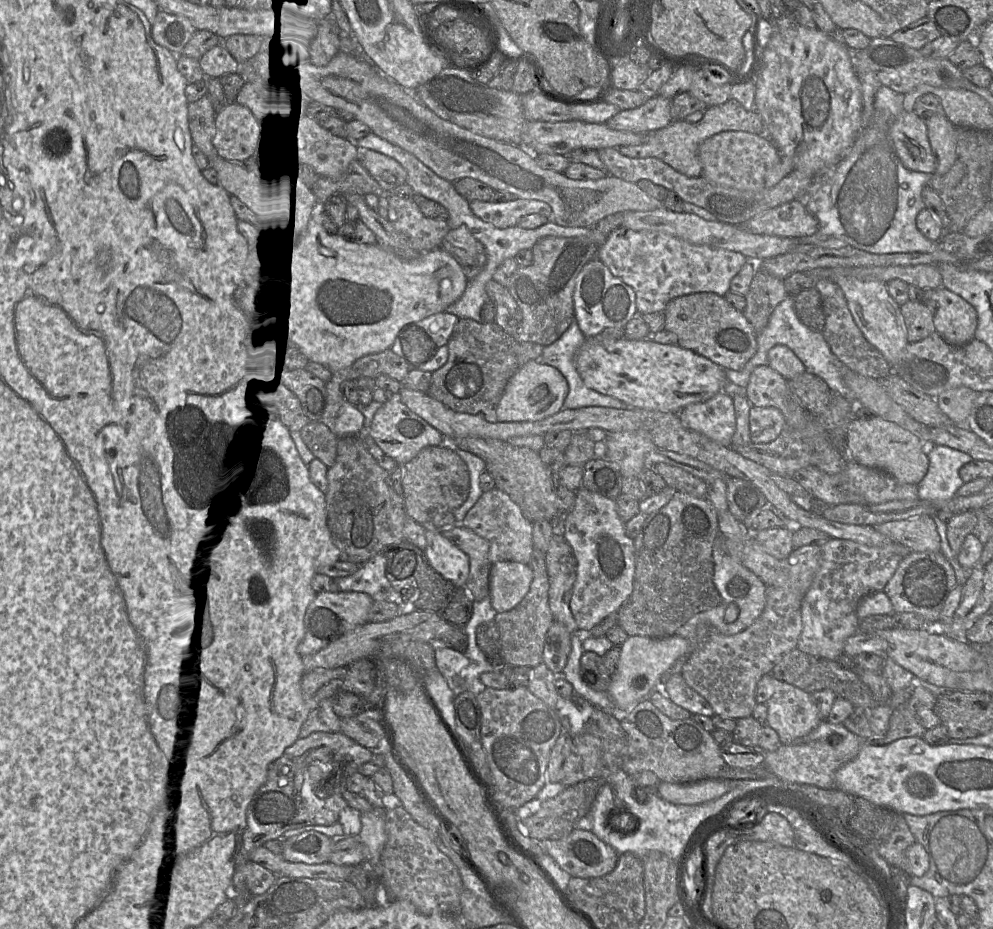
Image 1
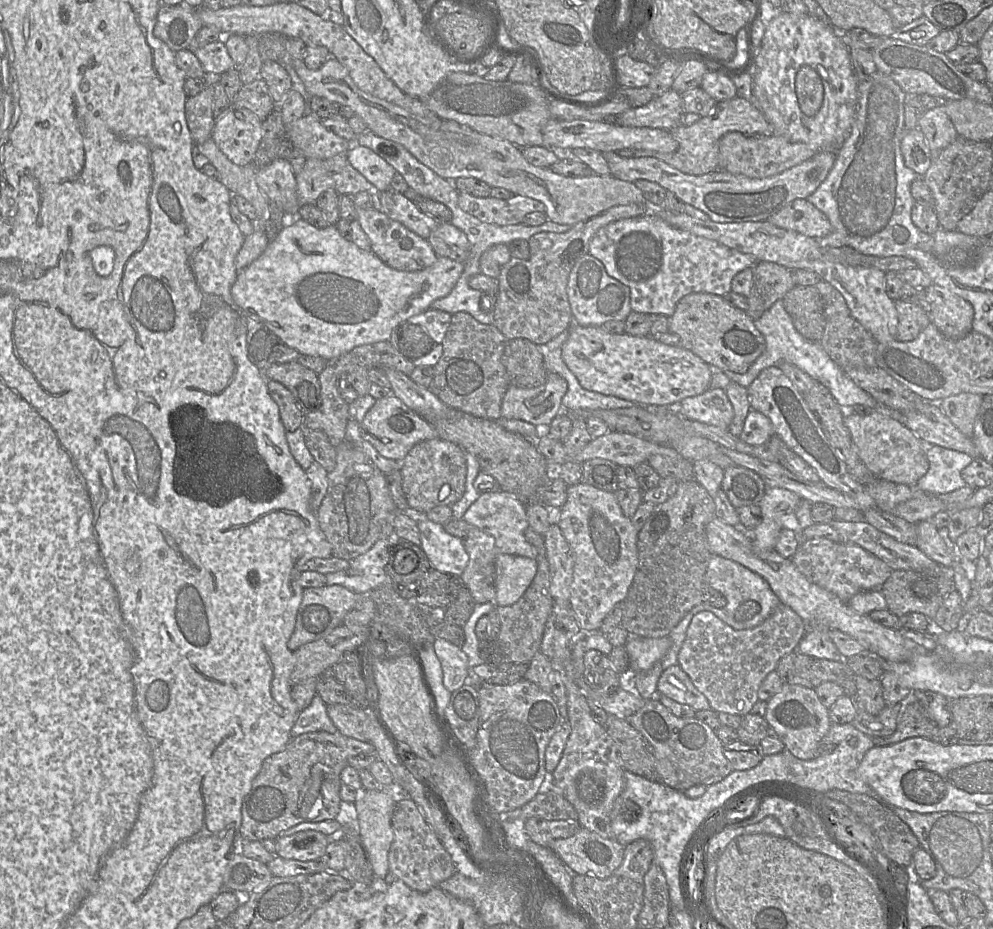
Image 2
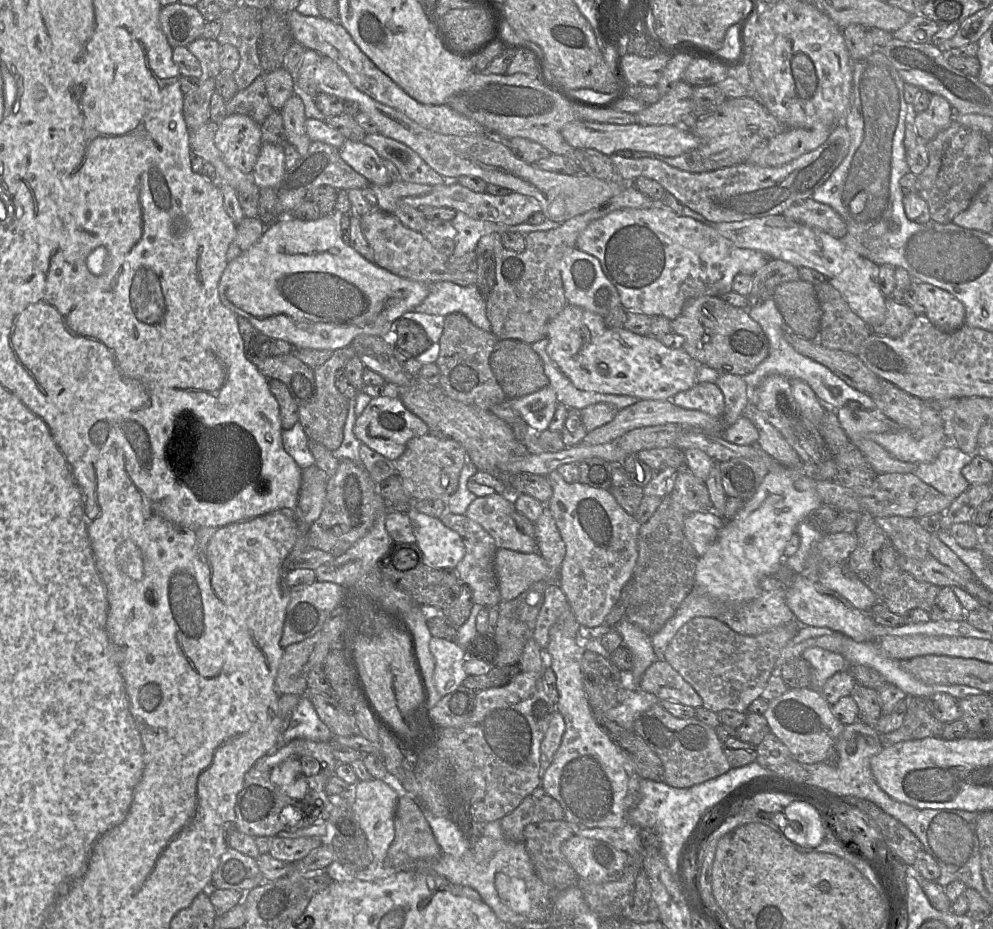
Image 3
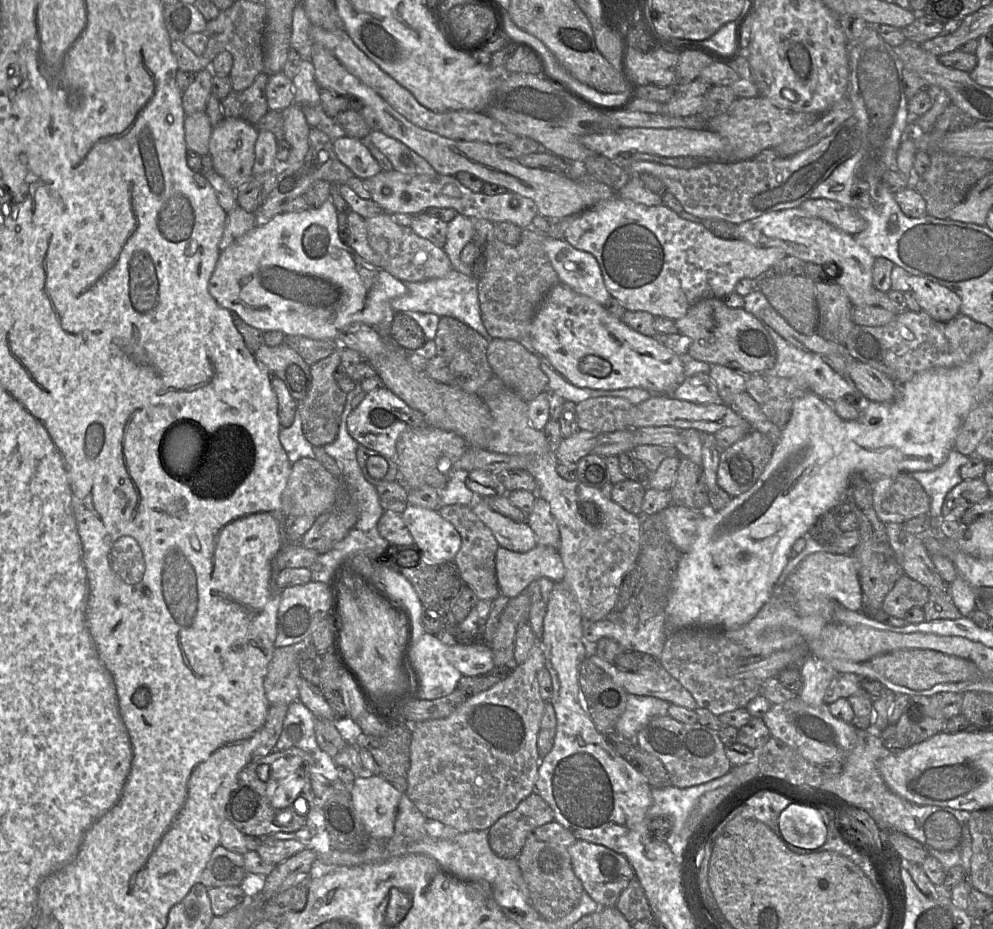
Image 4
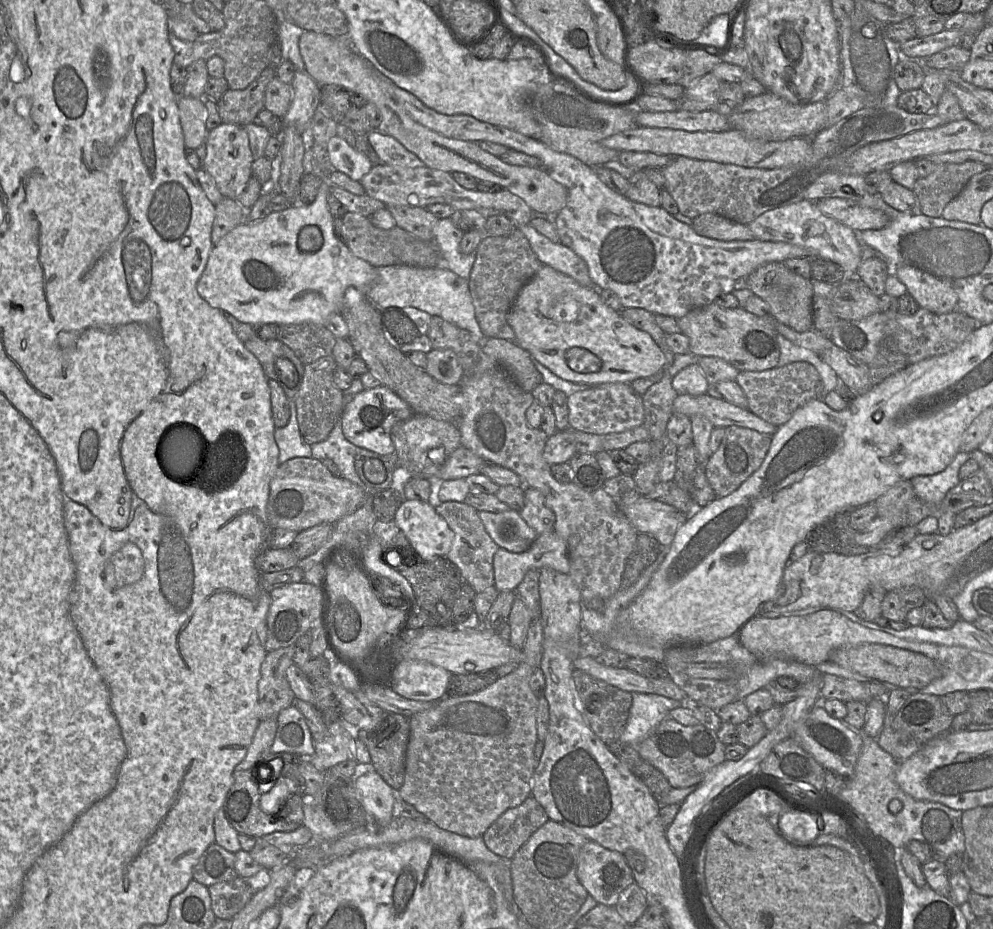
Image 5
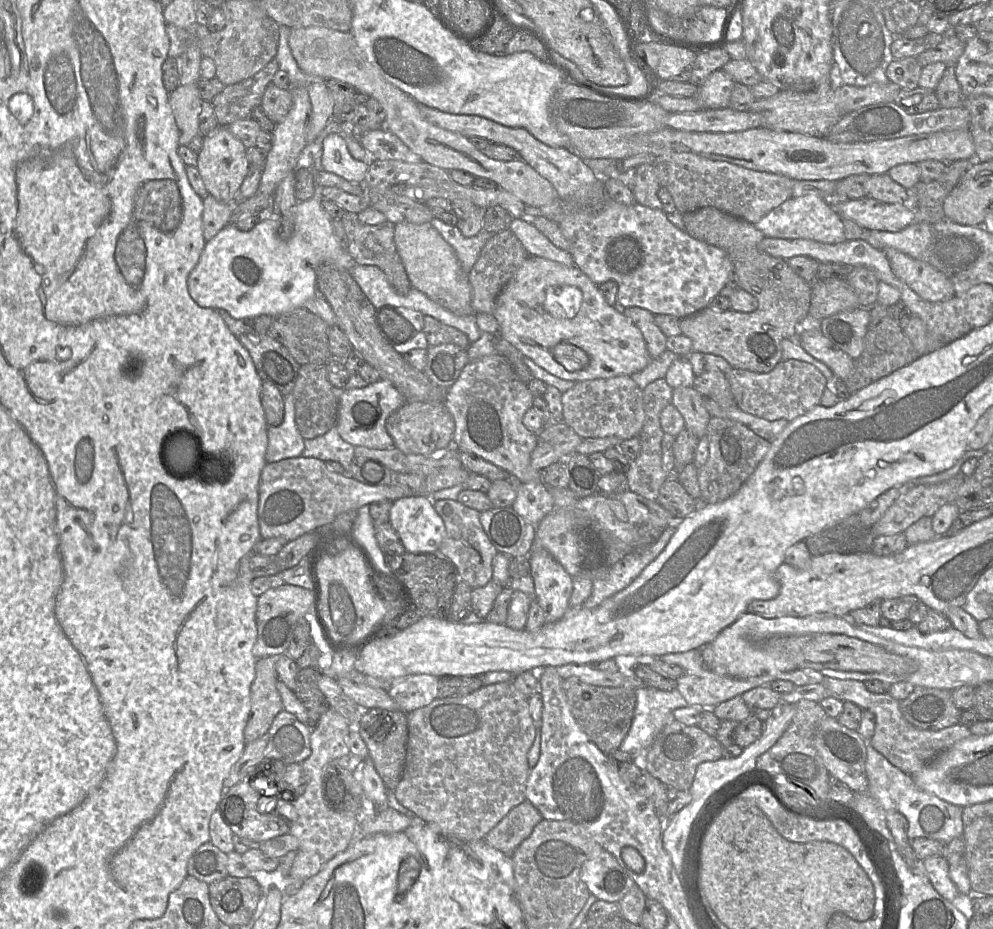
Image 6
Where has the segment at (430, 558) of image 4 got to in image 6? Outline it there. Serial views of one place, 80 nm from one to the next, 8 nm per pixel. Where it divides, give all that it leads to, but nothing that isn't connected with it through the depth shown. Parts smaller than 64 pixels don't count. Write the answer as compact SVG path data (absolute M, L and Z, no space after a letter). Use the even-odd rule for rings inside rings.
M426 495L395 500L390 511L389 523L398 533L406 551L414 554L436 553L446 535L444 521Z

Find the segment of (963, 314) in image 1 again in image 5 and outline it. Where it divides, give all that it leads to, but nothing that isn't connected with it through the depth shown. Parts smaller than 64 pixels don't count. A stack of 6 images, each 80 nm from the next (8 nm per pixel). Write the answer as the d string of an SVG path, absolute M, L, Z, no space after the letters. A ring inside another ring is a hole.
M907 265L897 267L895 276L921 308L939 315L957 309L958 295L948 282Z

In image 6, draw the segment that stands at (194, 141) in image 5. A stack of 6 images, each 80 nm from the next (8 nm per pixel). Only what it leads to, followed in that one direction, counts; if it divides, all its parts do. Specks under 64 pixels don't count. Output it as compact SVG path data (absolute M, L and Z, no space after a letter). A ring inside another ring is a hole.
M197 84L179 85L169 94L169 104L179 129L179 144L187 147L199 133L202 99Z

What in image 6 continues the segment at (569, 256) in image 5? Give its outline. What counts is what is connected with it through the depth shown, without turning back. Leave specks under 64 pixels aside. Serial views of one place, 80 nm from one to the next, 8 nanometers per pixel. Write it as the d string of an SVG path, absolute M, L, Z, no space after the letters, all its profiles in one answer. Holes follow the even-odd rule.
M514 218L509 230L517 236L530 255L553 260L564 265L574 265L570 252L556 247L532 222L524 218Z

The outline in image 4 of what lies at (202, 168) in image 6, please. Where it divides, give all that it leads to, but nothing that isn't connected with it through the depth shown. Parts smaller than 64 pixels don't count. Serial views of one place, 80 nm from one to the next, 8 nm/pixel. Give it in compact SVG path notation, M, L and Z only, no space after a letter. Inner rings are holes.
M225 118L211 132L209 155L212 159L213 170L222 176L234 190L247 183L253 176L252 168L255 161L255 143L258 132L255 125L237 118Z

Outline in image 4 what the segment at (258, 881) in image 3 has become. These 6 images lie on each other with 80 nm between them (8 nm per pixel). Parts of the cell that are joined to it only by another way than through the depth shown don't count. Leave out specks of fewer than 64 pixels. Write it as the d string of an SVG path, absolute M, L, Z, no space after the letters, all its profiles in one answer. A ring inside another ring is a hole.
M219 845L211 854L199 882L207 889L241 886L246 874L243 855Z

